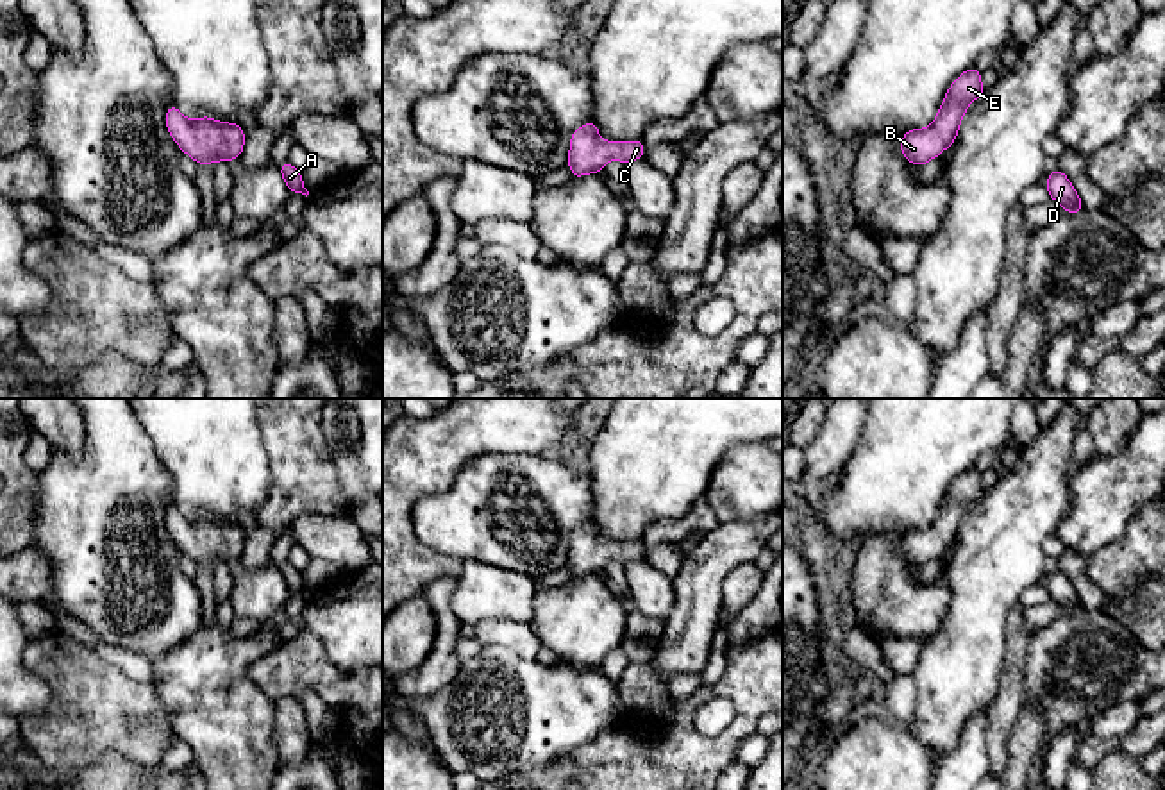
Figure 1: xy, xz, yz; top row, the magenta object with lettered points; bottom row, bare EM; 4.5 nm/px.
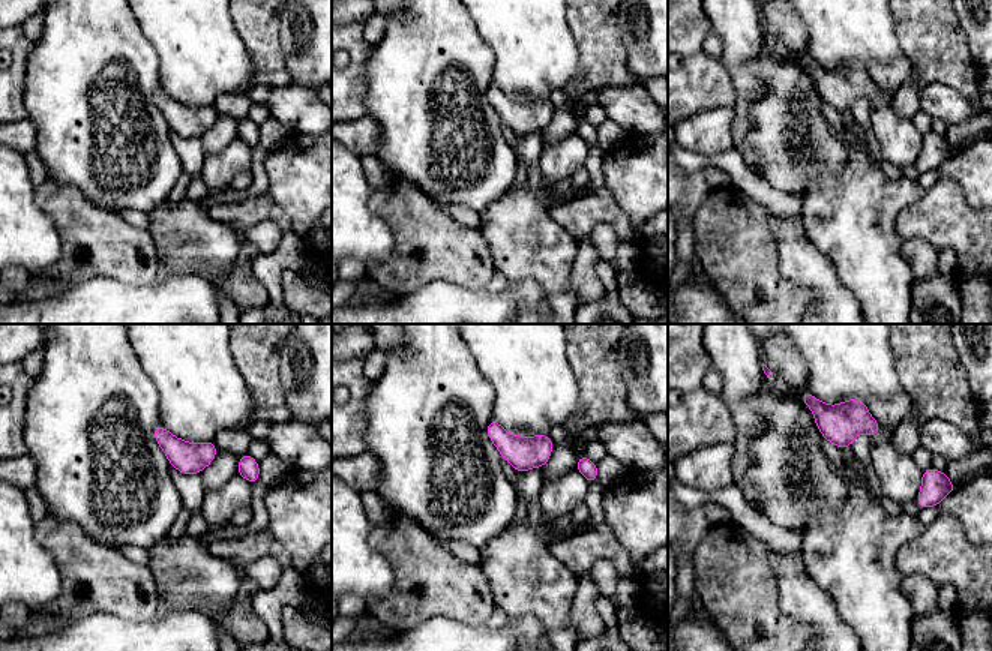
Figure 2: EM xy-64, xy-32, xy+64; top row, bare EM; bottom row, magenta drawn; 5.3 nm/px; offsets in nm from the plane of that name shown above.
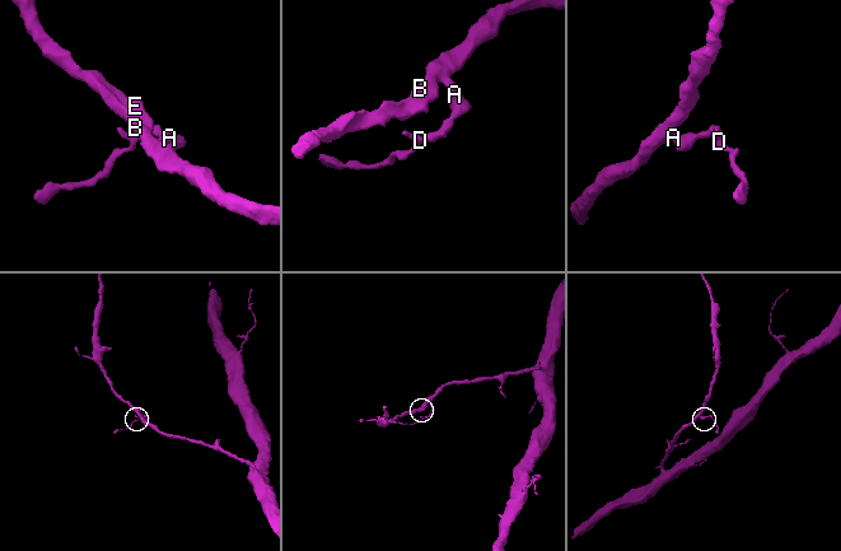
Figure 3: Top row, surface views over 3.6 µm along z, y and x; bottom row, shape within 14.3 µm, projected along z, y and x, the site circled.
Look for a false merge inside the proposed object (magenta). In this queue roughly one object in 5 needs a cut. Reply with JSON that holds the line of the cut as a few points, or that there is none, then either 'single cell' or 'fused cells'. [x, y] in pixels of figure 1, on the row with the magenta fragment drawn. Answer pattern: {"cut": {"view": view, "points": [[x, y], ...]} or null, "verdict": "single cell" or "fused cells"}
{"cut": null, "verdict": "single cell"}

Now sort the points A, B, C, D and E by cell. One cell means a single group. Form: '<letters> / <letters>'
A B C D E

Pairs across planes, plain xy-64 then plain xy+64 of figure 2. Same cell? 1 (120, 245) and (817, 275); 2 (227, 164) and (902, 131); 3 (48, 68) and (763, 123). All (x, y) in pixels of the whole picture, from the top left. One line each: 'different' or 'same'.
1: different
2: same
3: same

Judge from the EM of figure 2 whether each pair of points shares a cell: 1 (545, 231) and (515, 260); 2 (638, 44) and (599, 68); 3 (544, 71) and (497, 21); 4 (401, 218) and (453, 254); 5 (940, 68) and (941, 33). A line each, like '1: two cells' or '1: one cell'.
1: one cell
2: two cells
3: one cell
4: one cell
5: one cell

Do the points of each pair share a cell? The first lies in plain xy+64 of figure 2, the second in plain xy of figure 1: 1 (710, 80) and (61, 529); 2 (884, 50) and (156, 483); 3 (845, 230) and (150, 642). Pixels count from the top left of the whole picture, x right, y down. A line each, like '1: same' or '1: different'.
1: different
2: different
3: different

